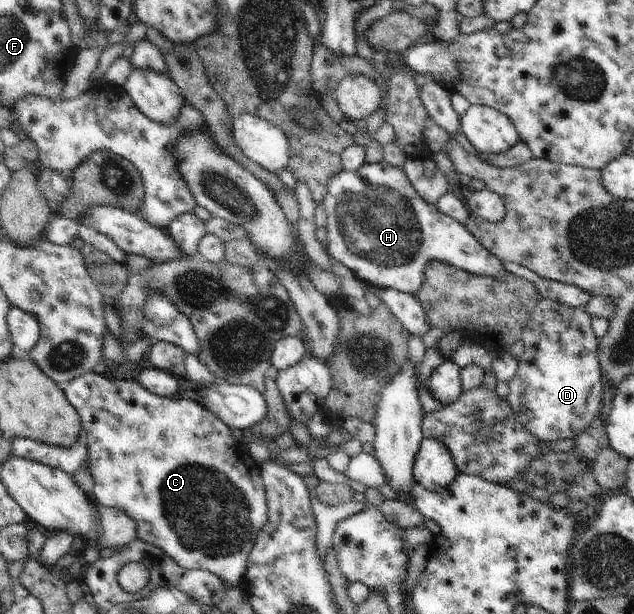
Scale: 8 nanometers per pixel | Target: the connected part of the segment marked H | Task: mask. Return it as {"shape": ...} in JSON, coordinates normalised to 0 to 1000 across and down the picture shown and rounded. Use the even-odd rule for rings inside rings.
{"shape":[[[609,261],[573,264],[563,279],[541,274],[524,285],[516,296],[508,336],[516,345],[516,414],[552,436],[568,458],[584,466],[620,469],[632,477],[655,480],[669,456],[674,430],[683,423],[757,450],[785,453],[806,446],[793,427],[767,407],[729,363],[697,347],[686,332],[667,327],[644,293],[636,272],[621,272]]]}

